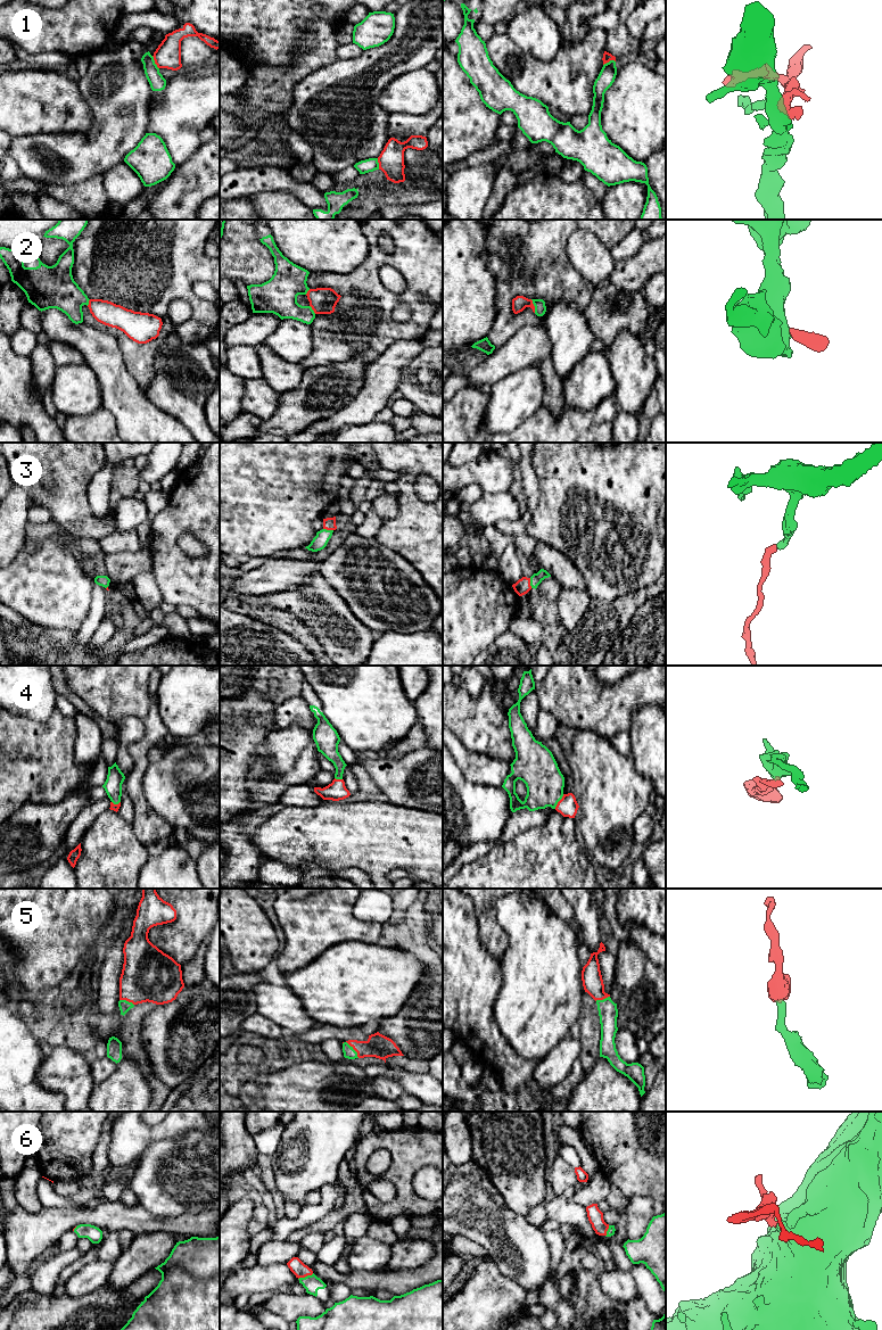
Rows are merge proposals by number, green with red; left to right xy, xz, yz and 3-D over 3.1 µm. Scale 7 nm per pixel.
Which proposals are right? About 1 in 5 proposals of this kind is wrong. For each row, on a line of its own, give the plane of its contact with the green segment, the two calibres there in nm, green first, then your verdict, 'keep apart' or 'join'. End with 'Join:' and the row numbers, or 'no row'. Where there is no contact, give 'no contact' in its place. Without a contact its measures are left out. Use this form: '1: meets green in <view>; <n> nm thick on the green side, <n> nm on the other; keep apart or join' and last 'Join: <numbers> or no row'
1: meets green in xy; 110 nm thick on the green side, 180 nm on the other; keep apart
2: meets green in yz; 80 nm thick on the green side, 100 nm on the other; join
3: meets green in xz; 100 nm thick on the green side, 90 nm on the other; join
4: meets green in yz; 260 nm thick on the green side, 140 nm on the other; join
5: meets green in xz; 80 nm thick on the green side, 170 nm on the other; join
6: meets green in xz; 120 nm thick on the green side, 100 nm on the other; join
Join: 2, 3, 4, 5, 6

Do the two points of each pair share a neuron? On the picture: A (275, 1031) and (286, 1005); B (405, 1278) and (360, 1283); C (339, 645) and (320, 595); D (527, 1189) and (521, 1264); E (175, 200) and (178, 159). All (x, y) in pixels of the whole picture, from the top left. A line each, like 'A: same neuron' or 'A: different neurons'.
A: different neurons
B: same neuron
C: same neuron
D: different neurons
E: different neurons

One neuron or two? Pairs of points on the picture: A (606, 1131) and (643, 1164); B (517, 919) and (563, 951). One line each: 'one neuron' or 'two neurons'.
A: one neuron
B: one neuron

